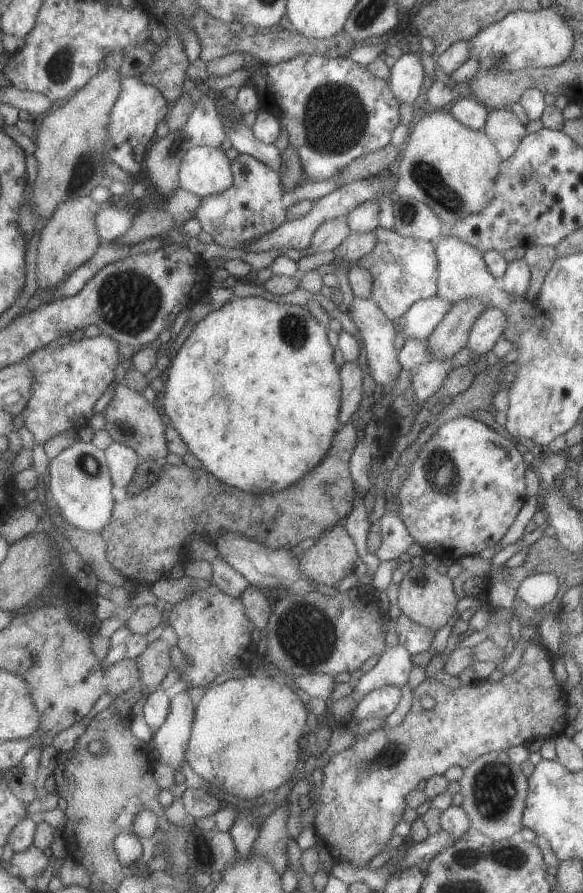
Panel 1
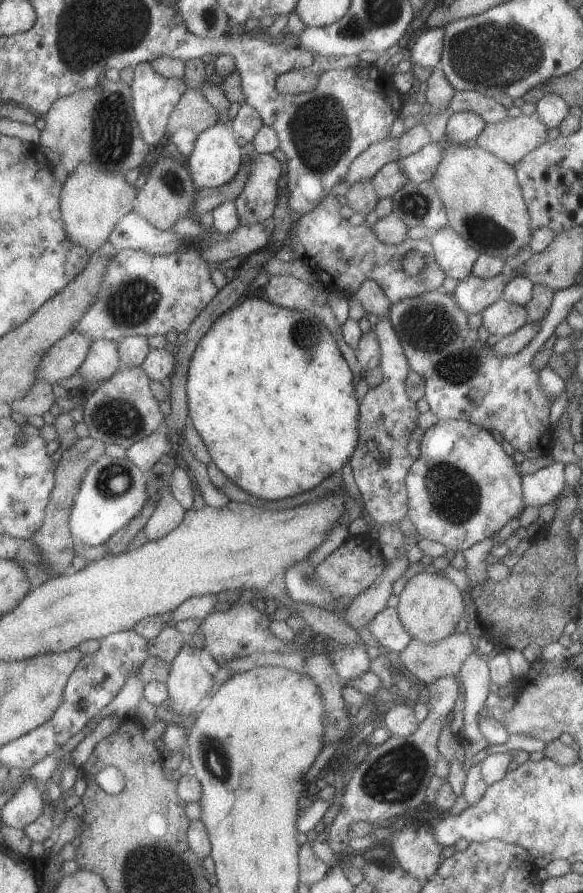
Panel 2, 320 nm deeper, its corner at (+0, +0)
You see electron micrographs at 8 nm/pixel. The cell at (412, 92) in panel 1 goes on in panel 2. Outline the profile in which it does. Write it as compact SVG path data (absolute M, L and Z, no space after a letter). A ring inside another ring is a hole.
M443 27L428 29L422 33L409 50L411 64L433 70L442 51L443 37Z

